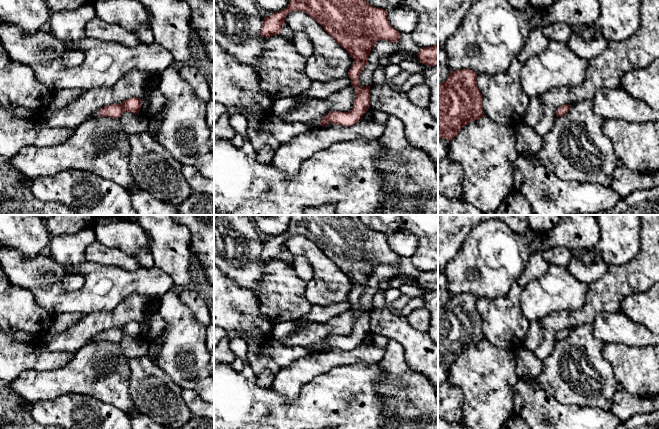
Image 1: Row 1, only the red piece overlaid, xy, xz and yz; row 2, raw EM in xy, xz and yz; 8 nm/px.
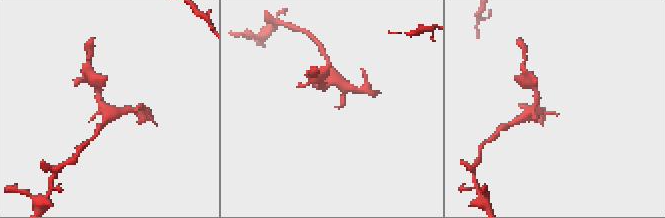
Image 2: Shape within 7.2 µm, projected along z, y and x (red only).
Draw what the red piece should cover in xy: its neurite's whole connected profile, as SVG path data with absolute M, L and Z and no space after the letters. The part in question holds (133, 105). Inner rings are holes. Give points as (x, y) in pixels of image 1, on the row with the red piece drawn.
M129 98L121 104L108 105L99 111L95 111L92 117L112 117L119 118L123 112L139 113L141 109L141 99L140 98Z

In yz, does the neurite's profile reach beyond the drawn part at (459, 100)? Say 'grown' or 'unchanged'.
unchanged

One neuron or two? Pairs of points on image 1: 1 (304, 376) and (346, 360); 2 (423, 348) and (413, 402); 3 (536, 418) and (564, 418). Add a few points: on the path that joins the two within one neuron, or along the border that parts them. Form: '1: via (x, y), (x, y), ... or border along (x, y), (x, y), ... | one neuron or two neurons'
1: via (314, 366), (326, 360), (336, 360) | one neuron
2: border along (404, 352), (406, 363), (427, 379) | two neurons
3: via (543, 416), (557, 418) | one neuron

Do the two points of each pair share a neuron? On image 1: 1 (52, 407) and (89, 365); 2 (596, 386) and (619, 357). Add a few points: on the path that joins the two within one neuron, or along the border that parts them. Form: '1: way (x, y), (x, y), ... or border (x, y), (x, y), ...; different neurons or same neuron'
1: border (87, 394), (63, 393), (42, 401); different neurons
2: border (604, 344), (603, 357), (612, 367), (619, 386); different neurons

